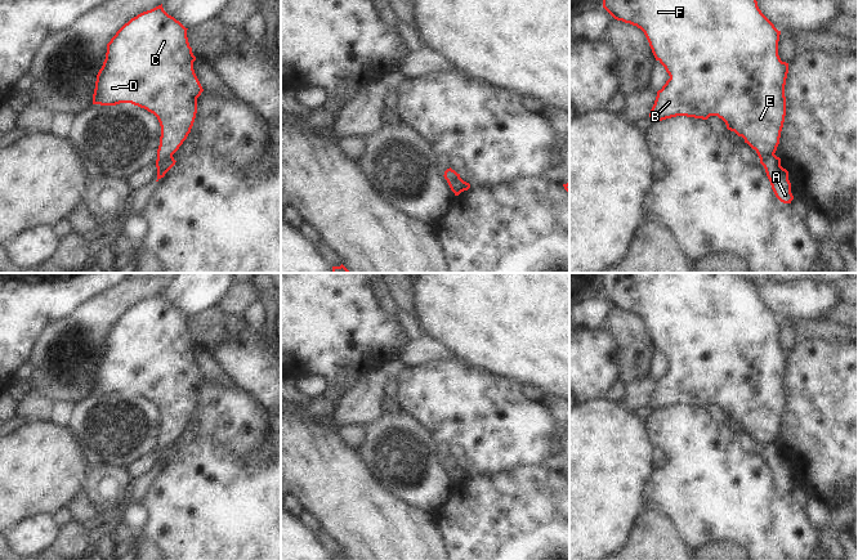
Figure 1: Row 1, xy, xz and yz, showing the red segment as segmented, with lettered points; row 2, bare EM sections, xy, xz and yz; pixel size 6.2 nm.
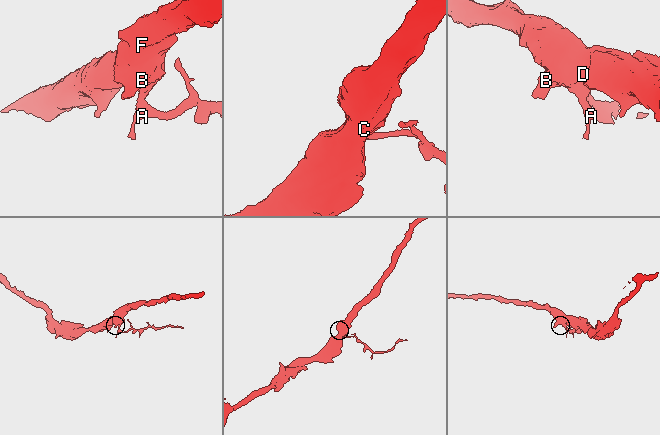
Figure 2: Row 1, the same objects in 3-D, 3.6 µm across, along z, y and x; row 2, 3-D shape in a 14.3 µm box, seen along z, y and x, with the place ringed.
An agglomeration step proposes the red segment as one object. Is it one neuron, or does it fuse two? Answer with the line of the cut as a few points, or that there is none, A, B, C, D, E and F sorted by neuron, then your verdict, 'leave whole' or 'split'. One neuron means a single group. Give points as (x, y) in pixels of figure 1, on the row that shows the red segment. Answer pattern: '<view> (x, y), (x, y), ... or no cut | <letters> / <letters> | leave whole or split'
xy (171, 156), (157, 160) | A / B C D E F | split

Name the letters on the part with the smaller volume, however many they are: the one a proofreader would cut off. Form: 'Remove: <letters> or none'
Remove: A

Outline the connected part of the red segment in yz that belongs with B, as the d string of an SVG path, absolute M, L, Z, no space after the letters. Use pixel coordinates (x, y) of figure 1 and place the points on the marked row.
M603 0L603 8L615 19L636 26L644 32L656 61L665 67L670 76L662 89L657 91L654 104L649 113L653 121L662 121L676 116L702 120L707 120L710 116L718 116L725 122L728 130L742 136L745 143L756 151L760 160L776 153L786 116L785 85L788 73L788 63L782 62L778 55L781 31L761 13L756 0Z

